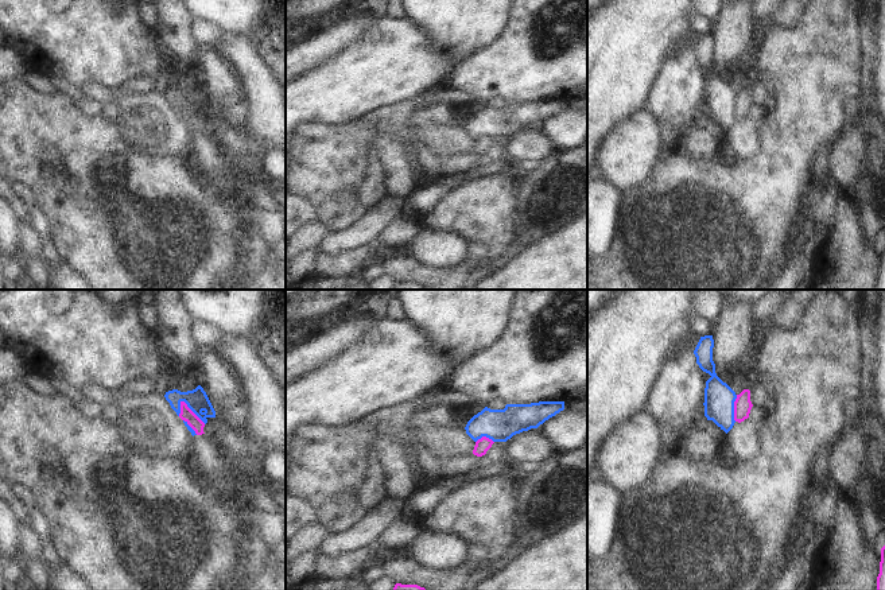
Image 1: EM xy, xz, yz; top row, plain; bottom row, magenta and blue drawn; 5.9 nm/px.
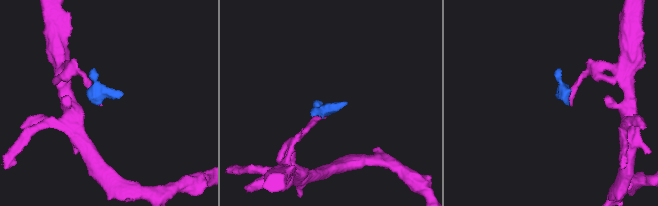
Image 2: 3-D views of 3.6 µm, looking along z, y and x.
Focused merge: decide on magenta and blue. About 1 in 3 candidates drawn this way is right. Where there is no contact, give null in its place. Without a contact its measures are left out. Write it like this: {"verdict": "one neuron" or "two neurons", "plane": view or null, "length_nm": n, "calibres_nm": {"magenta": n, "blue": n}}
{"verdict": "two neurons", "plane": "xy", "length_nm": 200, "calibres_nm": {"magenta": 80, "blue": 140}}

